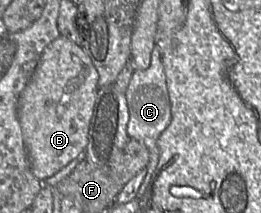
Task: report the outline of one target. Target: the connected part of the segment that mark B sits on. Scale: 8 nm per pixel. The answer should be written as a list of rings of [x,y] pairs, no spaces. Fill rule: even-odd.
[[[63,36],[53,40],[42,51],[17,102],[24,146],[30,170],[36,179],[45,181],[83,155],[99,88],[98,77],[96,68],[82,48]]]

